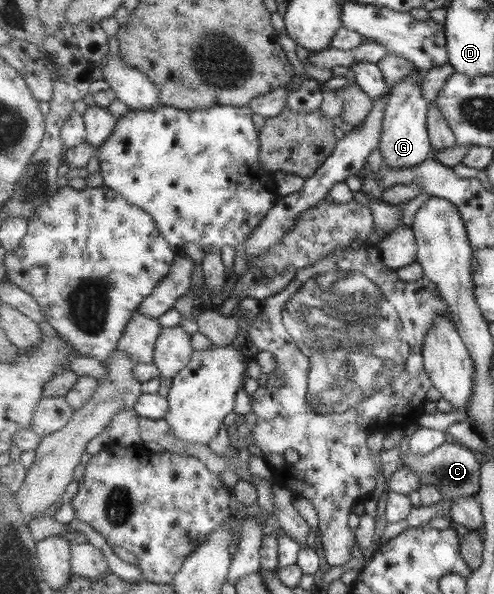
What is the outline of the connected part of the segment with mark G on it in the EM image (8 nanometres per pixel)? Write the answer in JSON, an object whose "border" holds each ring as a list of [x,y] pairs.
{"border":[[[412,72],[400,84],[392,88],[386,115],[383,121],[383,134],[381,135],[380,151],[383,156],[383,164],[396,170],[410,170],[431,159],[432,144],[427,128],[429,103],[422,97],[423,73]]]}

